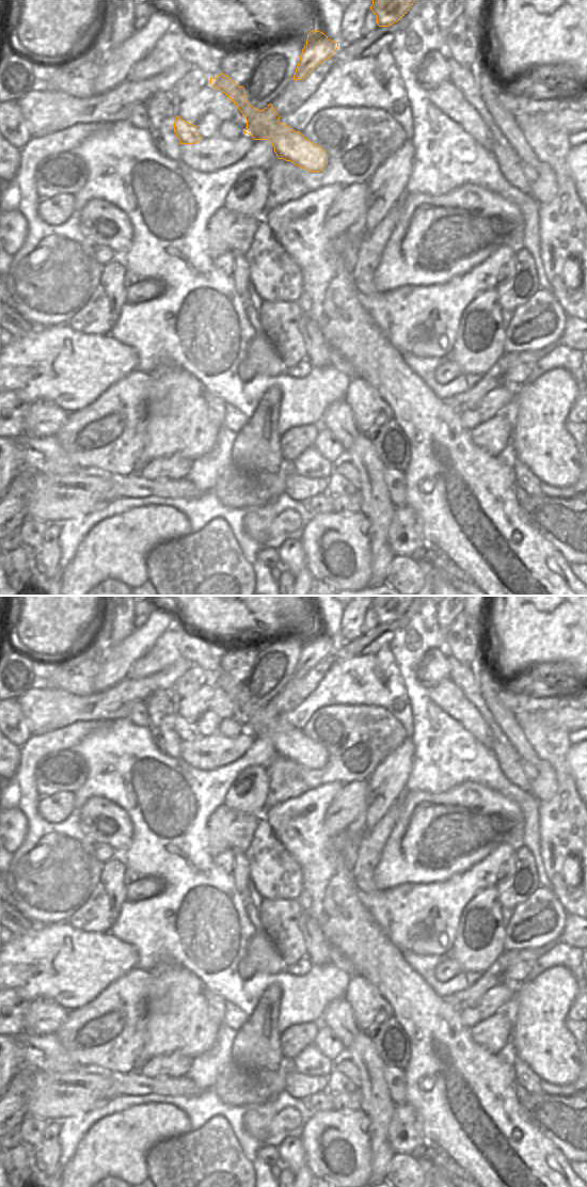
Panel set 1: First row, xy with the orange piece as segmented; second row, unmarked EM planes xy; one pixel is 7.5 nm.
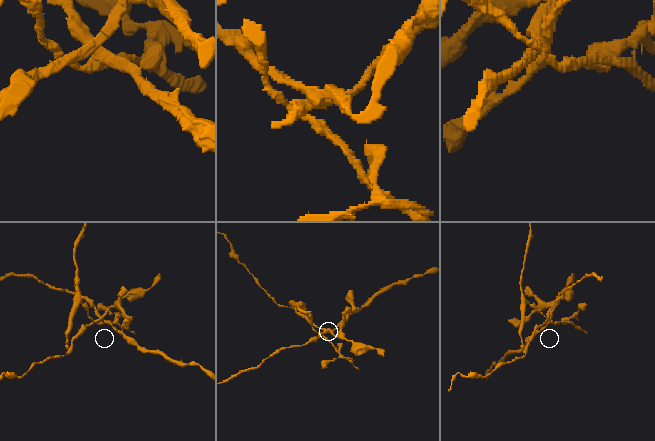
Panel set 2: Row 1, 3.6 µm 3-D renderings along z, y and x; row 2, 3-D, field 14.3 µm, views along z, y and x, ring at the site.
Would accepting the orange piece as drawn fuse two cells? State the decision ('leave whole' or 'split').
split

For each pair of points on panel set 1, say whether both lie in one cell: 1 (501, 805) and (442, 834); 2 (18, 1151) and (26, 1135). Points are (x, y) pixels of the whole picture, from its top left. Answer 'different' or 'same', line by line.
1: same
2: different

